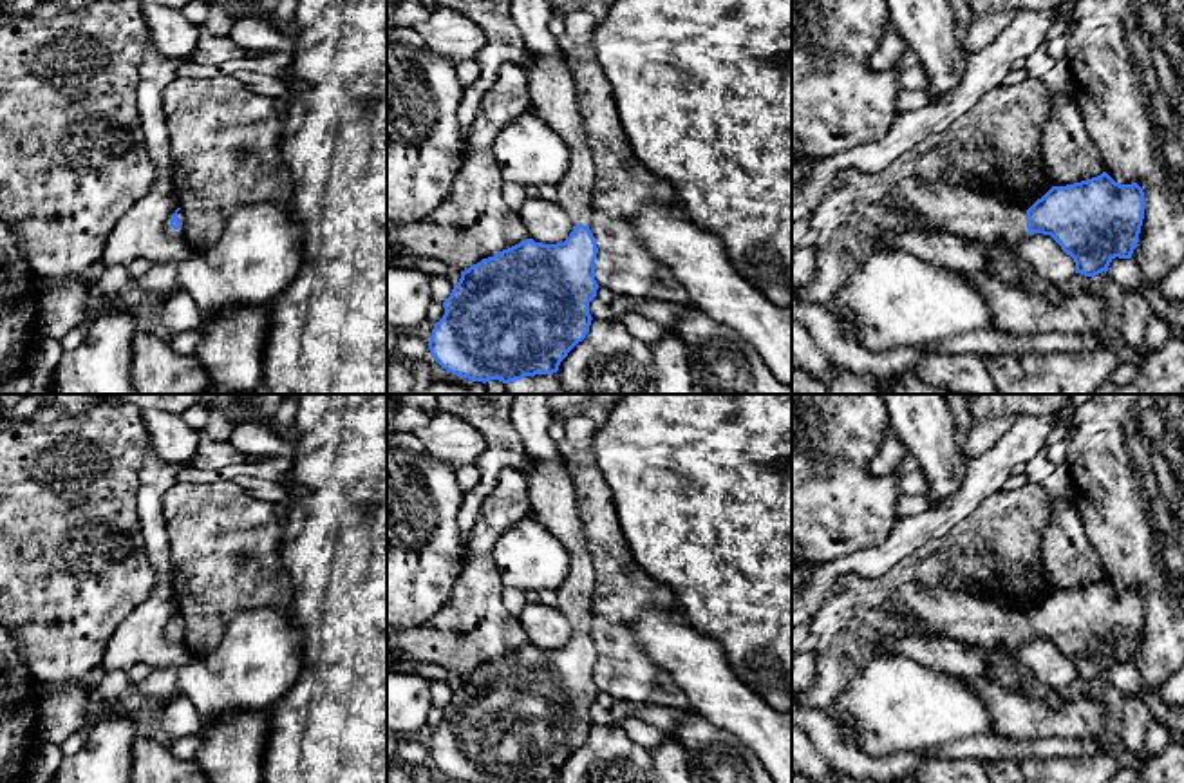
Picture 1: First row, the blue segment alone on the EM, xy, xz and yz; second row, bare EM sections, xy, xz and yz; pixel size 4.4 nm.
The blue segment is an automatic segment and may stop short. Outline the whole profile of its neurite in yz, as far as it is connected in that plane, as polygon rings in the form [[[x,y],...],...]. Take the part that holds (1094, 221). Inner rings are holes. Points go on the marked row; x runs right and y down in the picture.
[[[1106,172],[1052,186],[1030,208],[918,177],[900,179],[875,203],[888,210],[907,208],[936,230],[987,248],[1018,251],[1029,235],[1050,235],[1085,277],[1108,271],[1115,257],[1132,259],[1144,219],[1142,188],[1119,184]]]

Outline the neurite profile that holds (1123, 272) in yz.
[[[1112,259],[1106,273],[1124,291],[1135,291],[1148,282],[1132,259]]]

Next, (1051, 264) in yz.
[[[1029,235],[1018,255],[1043,286],[1065,288],[1076,275],[1074,259],[1050,235]]]

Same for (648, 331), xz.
[[[627,313],[620,318],[620,322],[625,325],[629,335],[633,335],[634,338],[647,345],[672,333],[671,327],[649,320],[638,313]]]

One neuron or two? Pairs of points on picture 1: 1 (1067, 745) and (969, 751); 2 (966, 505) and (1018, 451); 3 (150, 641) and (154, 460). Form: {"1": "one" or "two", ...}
{"1": "one", "2": "one", "3": "one"}

